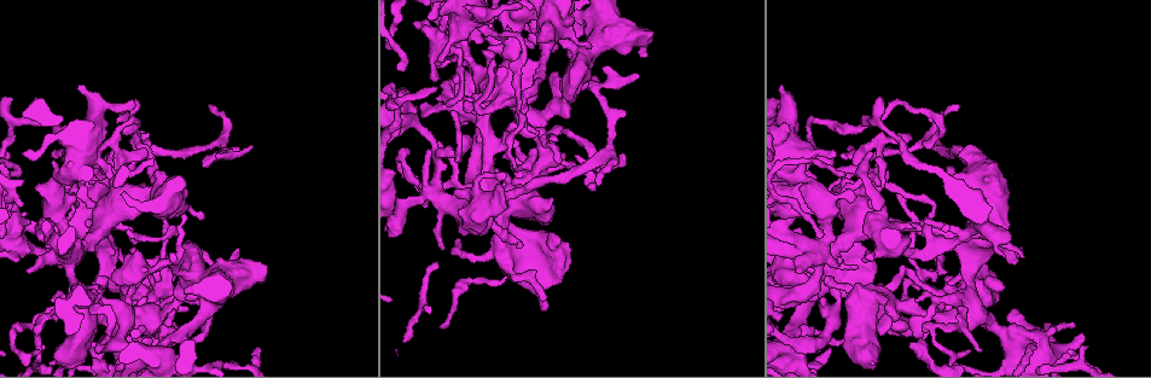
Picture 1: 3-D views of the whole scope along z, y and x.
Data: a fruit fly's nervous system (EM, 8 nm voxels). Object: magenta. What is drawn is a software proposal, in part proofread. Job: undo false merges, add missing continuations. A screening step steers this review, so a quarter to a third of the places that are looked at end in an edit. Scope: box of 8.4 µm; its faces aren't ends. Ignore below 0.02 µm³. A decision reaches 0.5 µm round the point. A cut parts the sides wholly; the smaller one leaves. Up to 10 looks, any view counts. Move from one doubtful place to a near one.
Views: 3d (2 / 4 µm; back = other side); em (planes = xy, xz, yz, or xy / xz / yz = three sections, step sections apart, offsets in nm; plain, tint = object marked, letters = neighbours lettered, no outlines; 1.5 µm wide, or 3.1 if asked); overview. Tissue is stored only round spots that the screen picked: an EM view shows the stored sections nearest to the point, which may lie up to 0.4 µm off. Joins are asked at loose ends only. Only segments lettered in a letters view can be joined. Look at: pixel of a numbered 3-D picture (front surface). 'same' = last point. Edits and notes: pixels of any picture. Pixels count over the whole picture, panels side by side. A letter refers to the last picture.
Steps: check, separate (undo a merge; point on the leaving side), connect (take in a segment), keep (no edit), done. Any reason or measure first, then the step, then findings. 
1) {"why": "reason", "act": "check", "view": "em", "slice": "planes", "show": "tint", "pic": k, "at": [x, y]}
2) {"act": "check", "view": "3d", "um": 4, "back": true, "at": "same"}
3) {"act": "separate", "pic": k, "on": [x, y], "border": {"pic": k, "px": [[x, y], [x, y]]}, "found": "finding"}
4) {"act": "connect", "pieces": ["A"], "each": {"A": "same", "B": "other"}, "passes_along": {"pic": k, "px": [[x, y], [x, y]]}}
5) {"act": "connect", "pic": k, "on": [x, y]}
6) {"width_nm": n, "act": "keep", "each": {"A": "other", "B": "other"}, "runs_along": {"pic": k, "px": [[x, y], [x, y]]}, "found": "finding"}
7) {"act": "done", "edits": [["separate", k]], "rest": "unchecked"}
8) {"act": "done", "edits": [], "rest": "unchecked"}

{"act": "check", "view": "em", "slice": "planes", "show": "letters", "pic": 1, "at": [147, 134]}

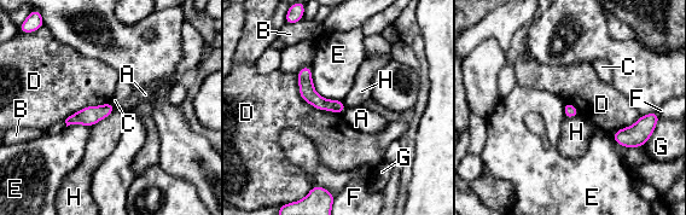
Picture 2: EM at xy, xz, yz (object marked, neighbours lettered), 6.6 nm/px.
{"act": "keep", "each": {"A": "other", "B": "other", "C": "other", "D": "other", "E": "other", "F": "other", "G": "other", "H": "other"}, "border": {"pic": 2, "px": [[296, 73], [306, 102], [342, 114]]}, "found": "none of them fits"}

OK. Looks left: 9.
{"why": "stops while still wide", "act": "check", "view": "3d", "um": 4, "pic": 1, "at": [54, 128]}

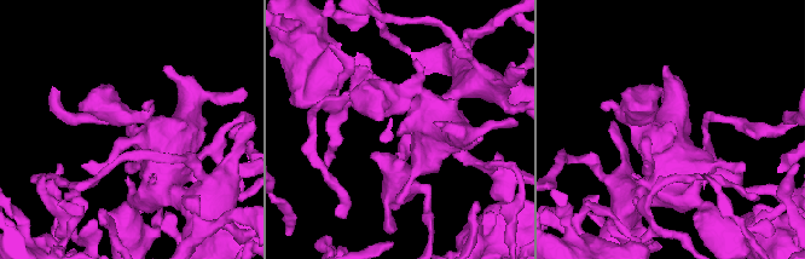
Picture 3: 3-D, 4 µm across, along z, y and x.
{"why": "now the EM", "act": "check", "view": "em", "um": 3.1, "slice": "planes", "show": "plain", "pic": 3, "at": [399, 132]}

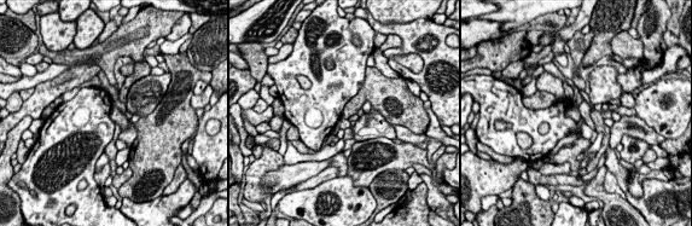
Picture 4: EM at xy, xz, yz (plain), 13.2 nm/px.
{"act": "check", "view": "em", "um": 3.1, "slice": "planes", "show": "letters", "at": "same"}

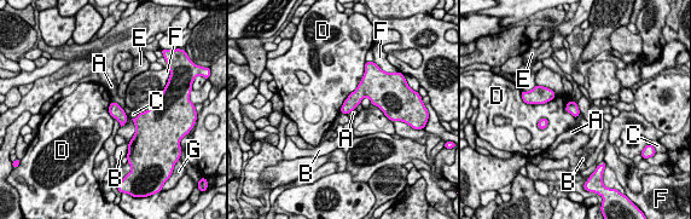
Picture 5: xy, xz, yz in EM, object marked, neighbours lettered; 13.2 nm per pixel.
{"act": "keep", "each": {"A": "other", "B": "other", "C": "other", "D": "other", "E": "other", "F": "other", "G": "other"}, "border": {"pic": 5, "px": [[364, 74], [340, 111]]}, "found": "no lettered segment goes on from it"}

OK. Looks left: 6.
{"why": "thin end", "act": "check", "view": "3d", "um": 4, "pic": 1, "at": [237, 249]}

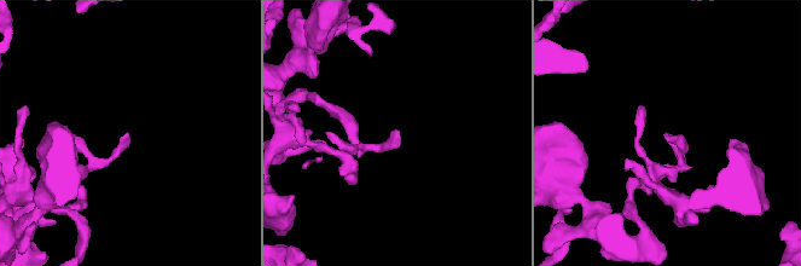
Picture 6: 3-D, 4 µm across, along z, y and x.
{"act": "check", "view": "em", "slice": "planes", "show": "letters", "pic": 6, "at": [399, 133]}

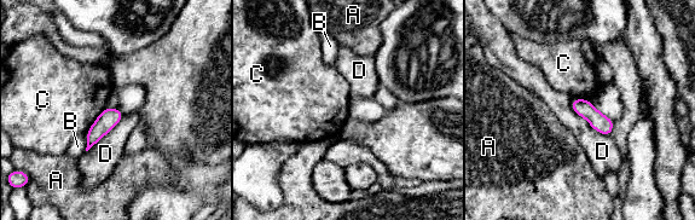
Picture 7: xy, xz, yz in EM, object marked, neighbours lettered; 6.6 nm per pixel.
{"width_nm": 120, "act": "keep", "each": {"A": "other", "B": "other", "C": "other", "D": "other"}, "border": {"pic": 7, "px": [[571, 100], [575, 113], [610, 135]]}, "found": "no lettered segment goes on from it"}

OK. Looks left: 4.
{"why": "thin end", "act": "check", "view": "em", "slice": "xy", "step": 8, "show": "tint", "pic": 1, "at": [1022, 248]}

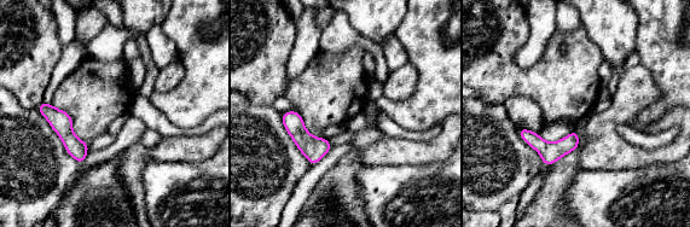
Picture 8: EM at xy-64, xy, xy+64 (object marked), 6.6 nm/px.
{"act": "check", "view": "em", "slice": "planes", "show": "letters", "at": "same"}

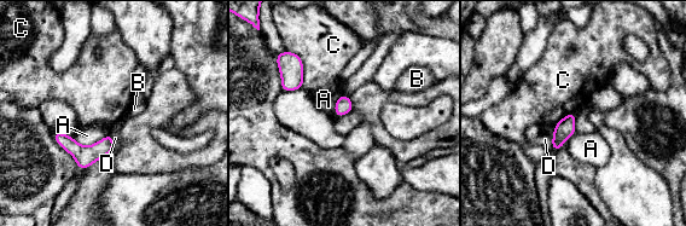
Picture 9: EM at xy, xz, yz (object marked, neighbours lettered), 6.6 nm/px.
{"longest_contact_nm": ["A", 260], "act": "keep", "each": {"A": "other", "B": "other", "C": "other", "D": "other"}, "runs_along": {"pic": 9, "px": [[56, 134], [77, 151], [110, 148]]}, "found": "none of them fits"}

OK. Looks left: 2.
{"act": "done", "edits": [], "rest": "unchecked"}

